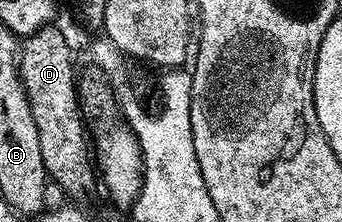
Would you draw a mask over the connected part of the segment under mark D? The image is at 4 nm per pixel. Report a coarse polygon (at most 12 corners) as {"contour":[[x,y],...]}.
{"contour":[[65,33],[21,40],[47,176],[67,200],[94,195]]}

